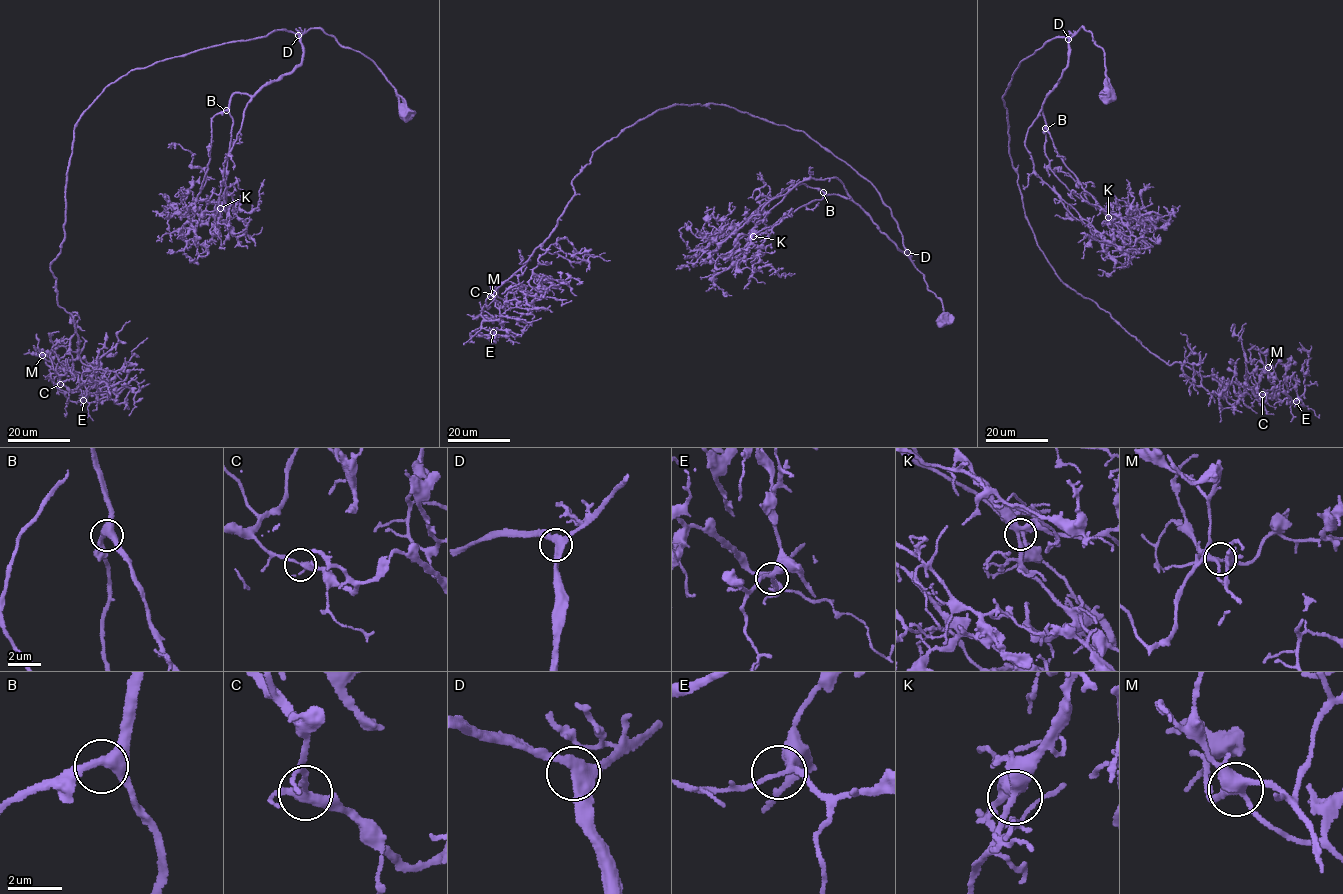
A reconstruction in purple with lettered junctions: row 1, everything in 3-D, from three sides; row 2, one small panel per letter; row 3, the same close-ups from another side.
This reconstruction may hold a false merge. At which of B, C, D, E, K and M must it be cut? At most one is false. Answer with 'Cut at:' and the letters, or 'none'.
Cut at: none

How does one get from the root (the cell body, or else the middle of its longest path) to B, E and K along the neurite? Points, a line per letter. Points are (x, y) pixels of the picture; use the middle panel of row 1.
B: (944, 321), (949, 319), (942, 302), (929, 291), (908, 252), (899, 250), (852, 200), (823, 192)
E: (944, 321), (872, 184), (801, 131), (710, 103), (594, 151), (496, 289), (493, 332)
K: (944, 321), (949, 319), (942, 302), (929, 291), (908, 252), (899, 250), (852, 200), (824, 194), (753, 236)

